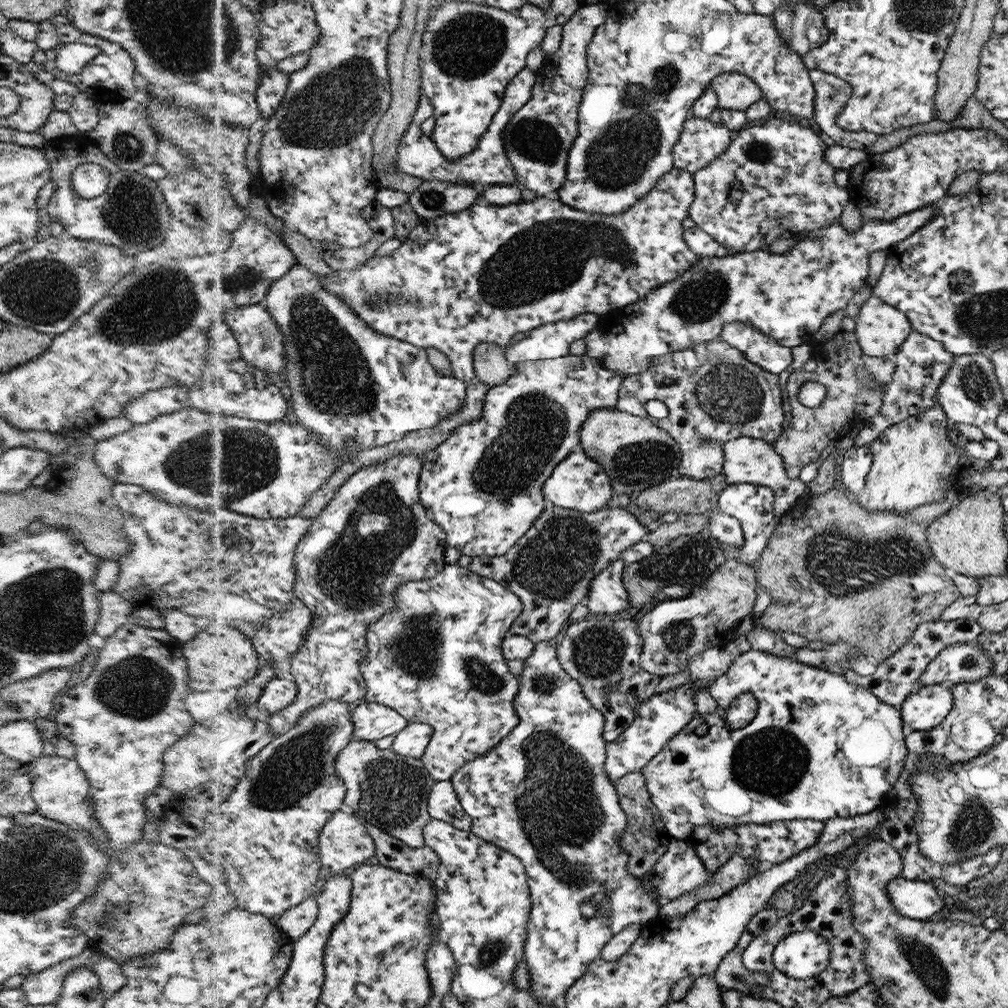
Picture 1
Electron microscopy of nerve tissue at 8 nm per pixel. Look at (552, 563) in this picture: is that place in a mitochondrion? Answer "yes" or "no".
yes

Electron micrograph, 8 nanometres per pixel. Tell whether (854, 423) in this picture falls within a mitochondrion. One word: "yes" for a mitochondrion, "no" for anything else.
no

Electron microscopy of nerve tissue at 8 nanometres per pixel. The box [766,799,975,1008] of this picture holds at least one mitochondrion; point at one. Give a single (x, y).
(924, 964)

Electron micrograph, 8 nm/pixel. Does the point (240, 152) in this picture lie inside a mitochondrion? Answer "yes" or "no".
no

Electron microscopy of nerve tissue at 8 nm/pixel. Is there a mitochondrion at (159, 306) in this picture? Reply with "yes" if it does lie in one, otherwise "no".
yes

